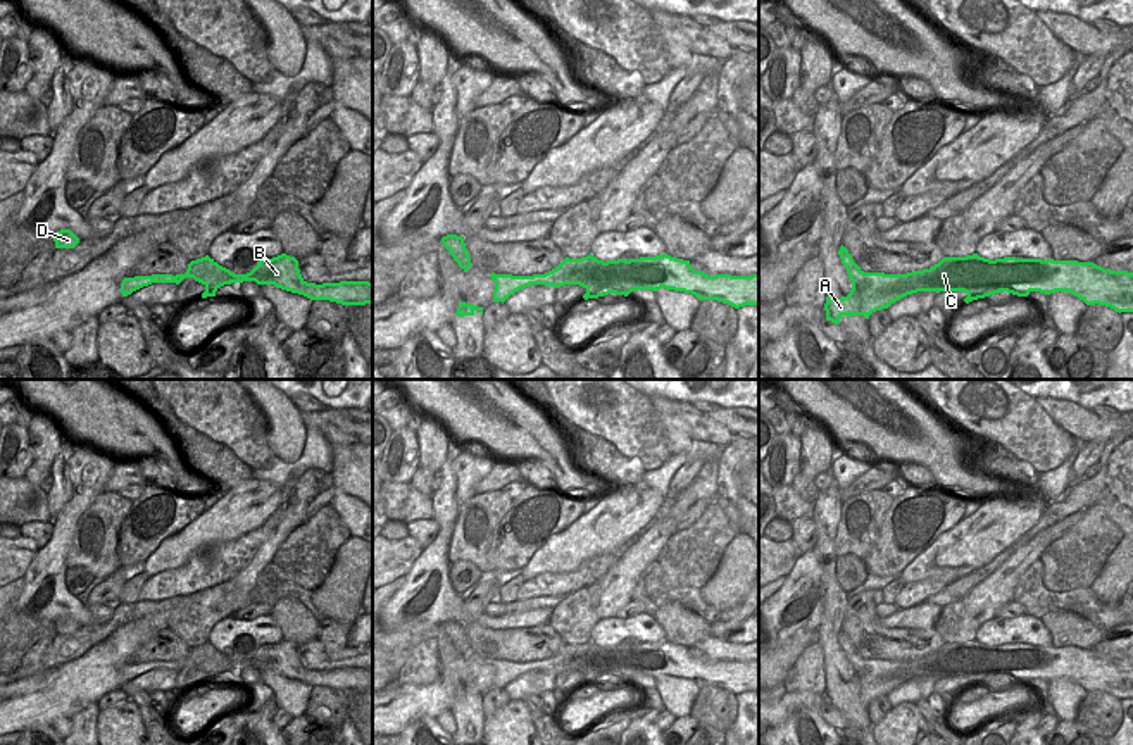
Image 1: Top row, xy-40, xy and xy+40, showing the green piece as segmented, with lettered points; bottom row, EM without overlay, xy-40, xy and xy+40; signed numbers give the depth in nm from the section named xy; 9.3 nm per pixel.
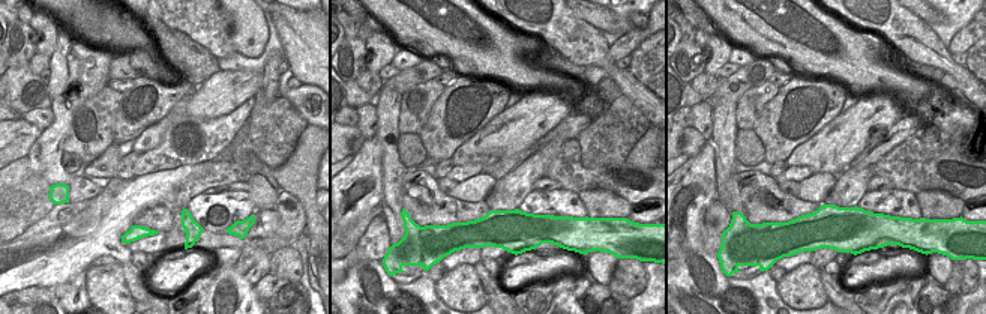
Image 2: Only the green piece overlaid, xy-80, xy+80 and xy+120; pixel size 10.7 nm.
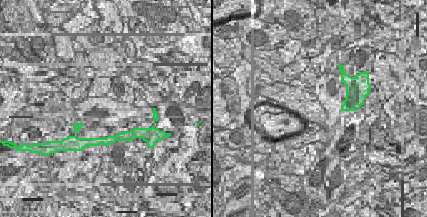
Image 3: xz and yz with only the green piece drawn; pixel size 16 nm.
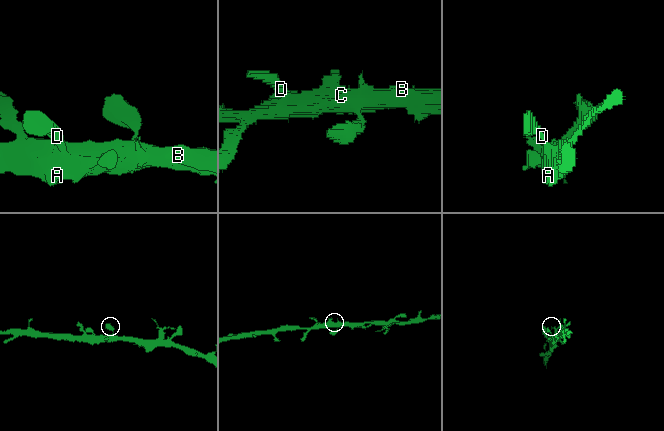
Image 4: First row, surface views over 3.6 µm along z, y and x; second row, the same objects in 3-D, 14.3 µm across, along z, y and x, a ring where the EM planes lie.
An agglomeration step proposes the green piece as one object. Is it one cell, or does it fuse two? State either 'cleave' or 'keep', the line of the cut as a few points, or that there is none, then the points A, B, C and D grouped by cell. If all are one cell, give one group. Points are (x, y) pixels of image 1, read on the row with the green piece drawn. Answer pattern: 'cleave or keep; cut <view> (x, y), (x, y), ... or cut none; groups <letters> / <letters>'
keep; cut none; groups A B C D

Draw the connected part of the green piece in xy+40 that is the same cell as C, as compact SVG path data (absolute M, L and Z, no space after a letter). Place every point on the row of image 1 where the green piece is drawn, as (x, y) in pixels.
M842 245L838 250L842 264L852 281L852 290L843 298L826 297L824 310L826 321L840 324L843 316L869 316L876 310L888 309L897 300L917 293L917 291L964 291L966 304L985 298L1000 291L1007 291L1017 297L1028 297L1031 291L1045 295L1055 291L1067 291L1086 305L1105 305L1116 312L1133 312L1133 272L1104 269L1093 262L1078 260L1054 260L1054 259L985 259L978 254L966 257L943 257L930 269L914 271L907 274L885 274L885 272L864 272L852 259L848 250Z

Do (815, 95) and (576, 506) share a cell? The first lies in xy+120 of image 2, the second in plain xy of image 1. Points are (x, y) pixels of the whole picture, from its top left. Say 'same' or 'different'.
same

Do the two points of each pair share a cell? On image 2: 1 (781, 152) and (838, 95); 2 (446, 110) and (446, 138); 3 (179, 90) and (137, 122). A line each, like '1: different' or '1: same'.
1: same
2: same
3: same

